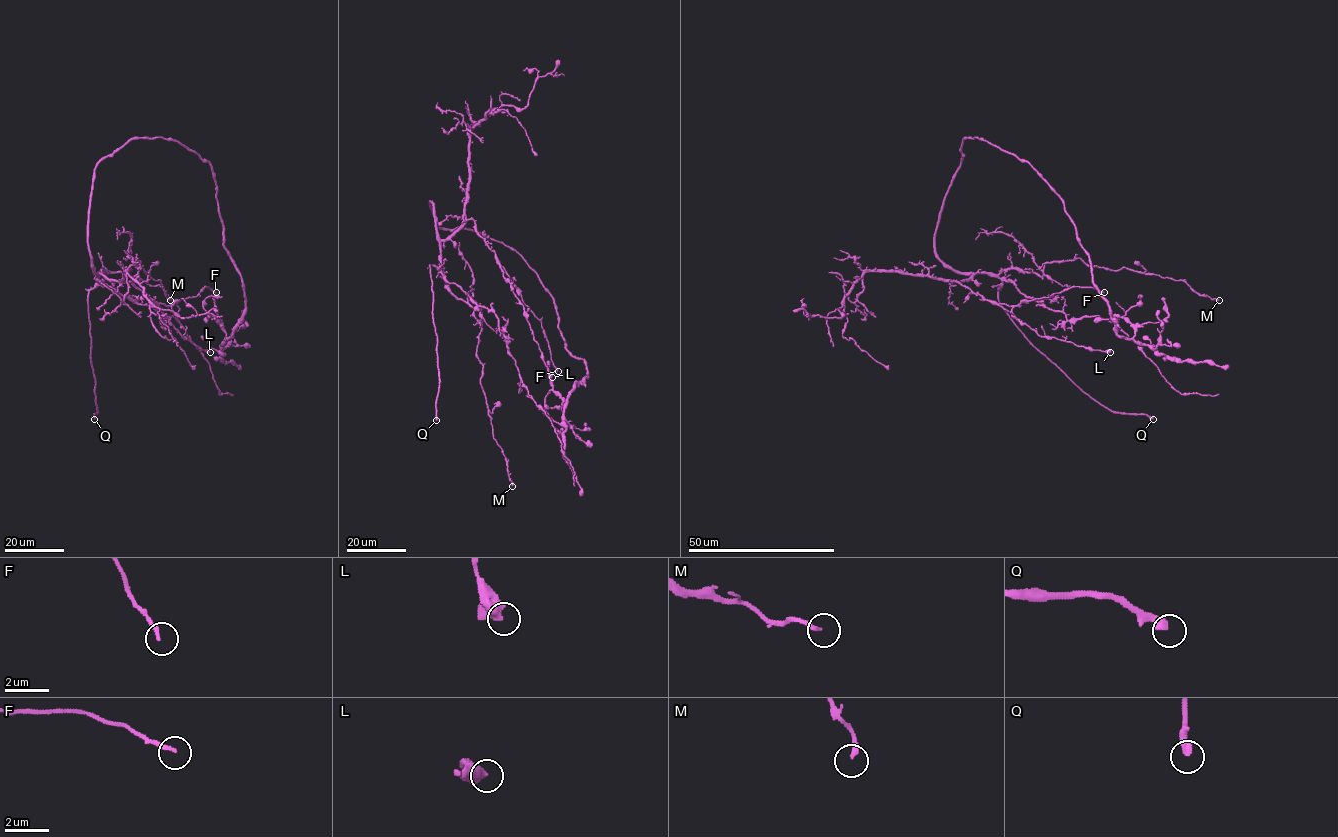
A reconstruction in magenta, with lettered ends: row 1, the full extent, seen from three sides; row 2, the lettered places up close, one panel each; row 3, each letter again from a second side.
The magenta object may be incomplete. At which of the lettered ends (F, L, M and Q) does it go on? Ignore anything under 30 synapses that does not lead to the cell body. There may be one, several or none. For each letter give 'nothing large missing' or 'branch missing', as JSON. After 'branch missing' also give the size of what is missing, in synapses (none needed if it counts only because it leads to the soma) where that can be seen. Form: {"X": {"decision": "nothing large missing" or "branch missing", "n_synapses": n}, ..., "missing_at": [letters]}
{"F": {"decision": "nothing large missing"}, "L": {"decision": "nothing large missing"}, "M": {"decision": "nothing large missing"}, "Q": {"decision": "branch missing"}, "missing_at": ["Q"]}

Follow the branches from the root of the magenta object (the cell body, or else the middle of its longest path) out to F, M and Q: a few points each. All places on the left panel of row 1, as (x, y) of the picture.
F: (99, 162), (88, 211), (93, 271), (132, 281), (166, 306), (195, 297), (204, 287), (216, 292)
M: (99, 162), (88, 211), (93, 271), (134, 276), (136, 258), (138, 270), (159, 280), (170, 300)
Q: (99, 162), (88, 211), (88, 250), (93, 271), (98, 273), (88, 297), (97, 411), (94, 419)

